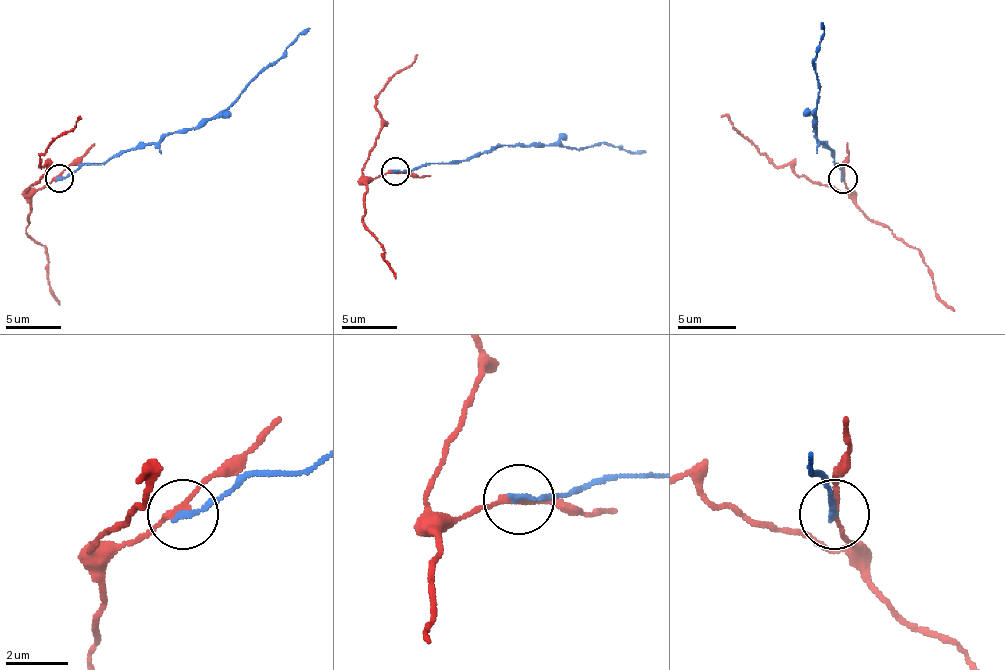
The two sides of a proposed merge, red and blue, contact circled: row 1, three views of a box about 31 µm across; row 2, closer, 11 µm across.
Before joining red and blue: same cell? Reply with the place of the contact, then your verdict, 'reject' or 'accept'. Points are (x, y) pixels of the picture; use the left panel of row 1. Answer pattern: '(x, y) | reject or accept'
(59, 178) | reject

